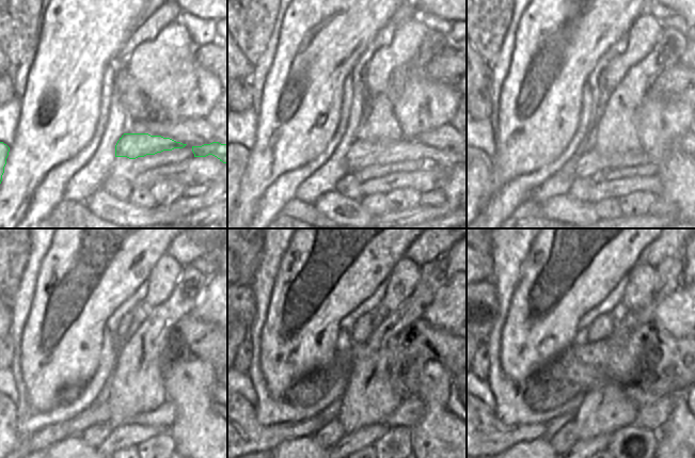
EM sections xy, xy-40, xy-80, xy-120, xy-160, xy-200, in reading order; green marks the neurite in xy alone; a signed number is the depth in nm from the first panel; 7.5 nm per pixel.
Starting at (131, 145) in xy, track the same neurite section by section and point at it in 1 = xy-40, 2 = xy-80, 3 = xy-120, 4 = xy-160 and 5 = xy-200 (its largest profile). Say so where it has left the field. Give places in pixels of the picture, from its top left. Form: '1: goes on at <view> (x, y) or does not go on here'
1: goes on at xy-40 (363, 153)
2: goes on at xy-80 (590, 163)
3: goes on at xy-120 (98, 411)
4: goes on at xy-160 (249, 436)
5: goes on at xy-200 (488, 437)

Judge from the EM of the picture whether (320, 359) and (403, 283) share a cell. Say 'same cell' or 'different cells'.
different cells

